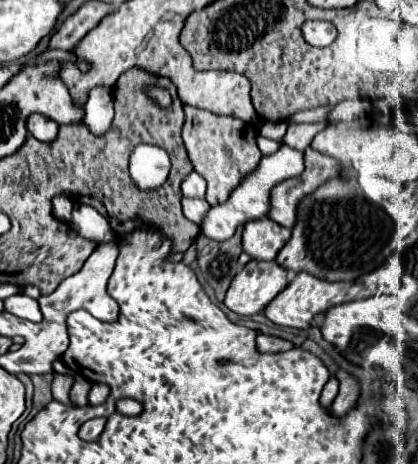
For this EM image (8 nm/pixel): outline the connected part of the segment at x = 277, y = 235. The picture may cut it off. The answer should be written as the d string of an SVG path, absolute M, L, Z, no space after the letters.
M259 218L245 224L243 252L253 260L275 260L277 252L291 238L291 230L279 226L271 218Z

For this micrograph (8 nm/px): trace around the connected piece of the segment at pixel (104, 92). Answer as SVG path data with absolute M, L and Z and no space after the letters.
M97 86L97 90L89 92L89 100L85 104L83 122L89 126L93 134L103 134L109 130L113 120L113 88Z

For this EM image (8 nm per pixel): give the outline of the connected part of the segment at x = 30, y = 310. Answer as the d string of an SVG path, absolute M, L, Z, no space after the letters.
M17 294L13 298L4 300L5 310L16 315L19 318L27 318L27 320L39 323L43 320L40 307L37 302L25 294Z

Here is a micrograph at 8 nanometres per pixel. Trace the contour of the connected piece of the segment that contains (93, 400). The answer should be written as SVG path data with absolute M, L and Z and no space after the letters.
M95 384L95 386L91 388L91 392L89 392L89 404L91 404L91 406L97 406L97 404L105 402L107 396L109 396L109 386L105 386L105 384Z

